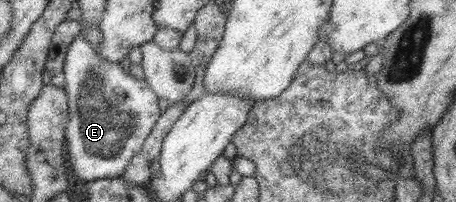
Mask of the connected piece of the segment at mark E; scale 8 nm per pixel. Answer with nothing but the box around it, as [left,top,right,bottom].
[63,35,158,181]

